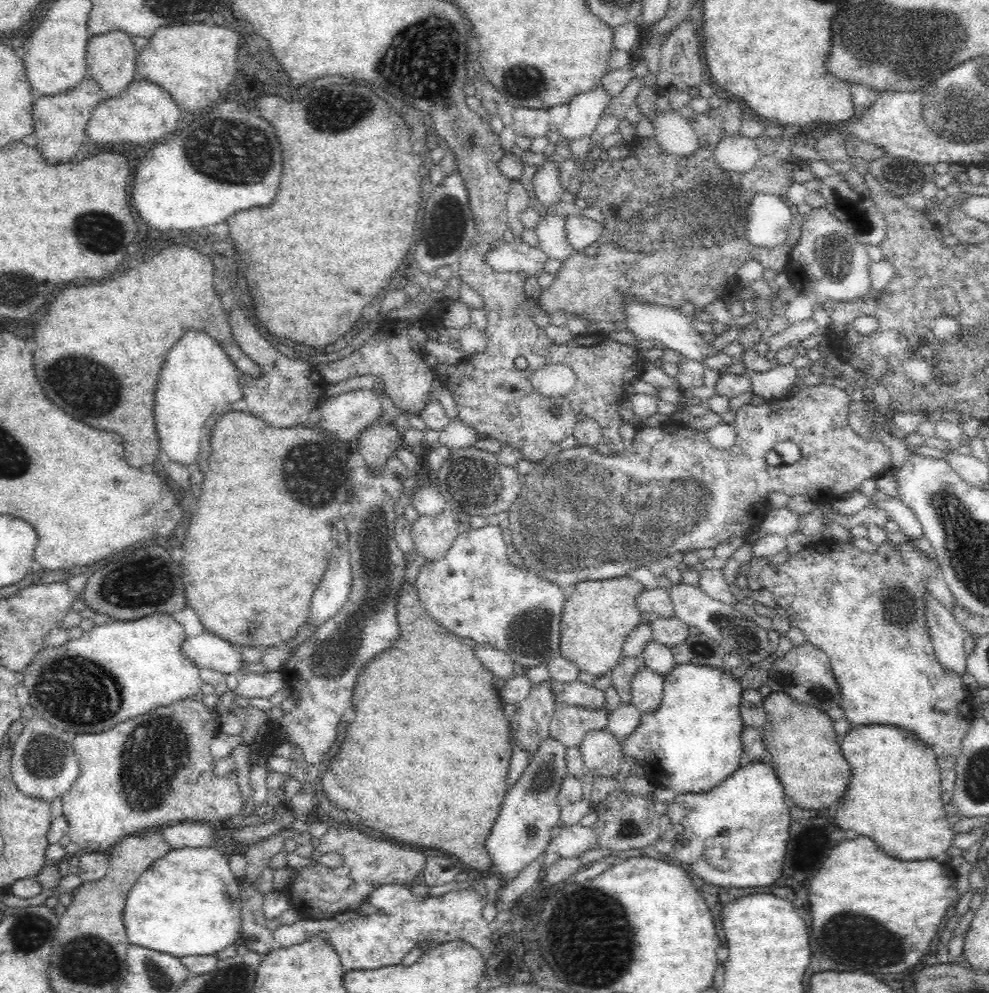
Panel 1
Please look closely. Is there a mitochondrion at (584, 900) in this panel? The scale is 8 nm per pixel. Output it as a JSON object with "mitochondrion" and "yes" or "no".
{"mitochondrion":"yes"}

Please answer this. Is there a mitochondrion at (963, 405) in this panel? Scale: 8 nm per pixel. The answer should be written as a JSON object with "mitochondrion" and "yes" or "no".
{"mitochondrion":"no"}

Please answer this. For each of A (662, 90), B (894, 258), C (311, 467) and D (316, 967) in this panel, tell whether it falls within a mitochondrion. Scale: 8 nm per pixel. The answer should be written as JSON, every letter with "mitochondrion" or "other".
{"A":"other","B":"other","C":"mitochondrion","D":"other"}

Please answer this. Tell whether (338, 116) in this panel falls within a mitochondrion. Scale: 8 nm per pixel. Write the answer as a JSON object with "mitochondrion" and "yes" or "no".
{"mitochondrion":"yes"}

